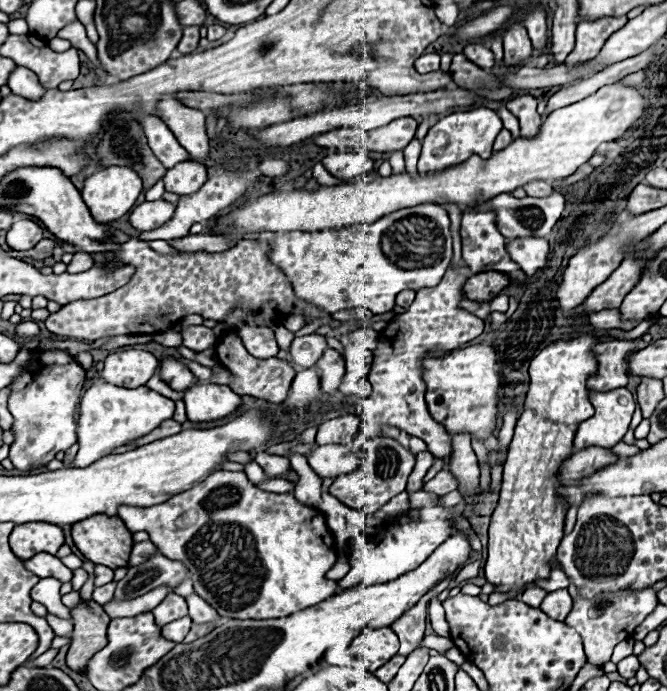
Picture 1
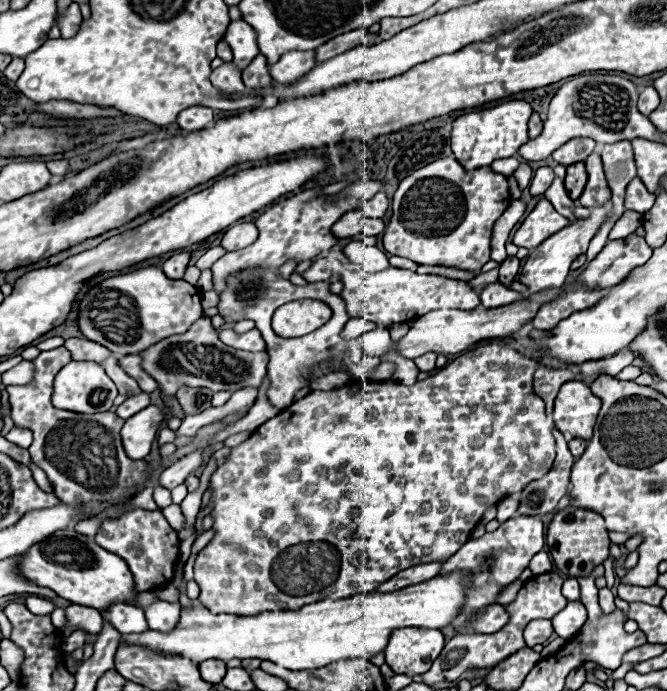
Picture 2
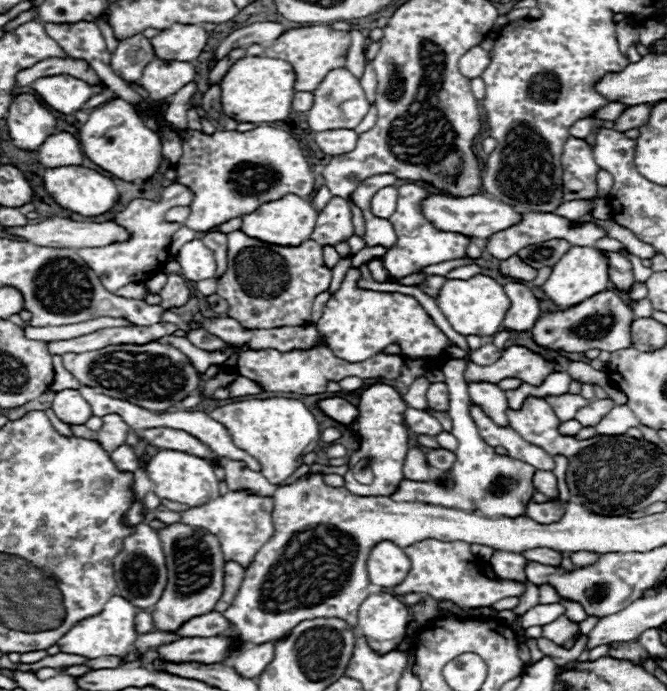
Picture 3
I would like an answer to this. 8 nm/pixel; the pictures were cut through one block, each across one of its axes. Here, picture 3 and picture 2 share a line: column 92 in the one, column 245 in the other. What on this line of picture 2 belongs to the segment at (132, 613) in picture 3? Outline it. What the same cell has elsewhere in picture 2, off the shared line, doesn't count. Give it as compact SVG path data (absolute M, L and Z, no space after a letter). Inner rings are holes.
M452 572L446 576L438 576L396 592L386 592L386 594L358 594L352 598L342 598L342 600L320 600L314 604L306 604L298 610L280 610L280 612L260 612L254 616L230 616L230 614L212 614L208 608L204 608L200 602L194 602L190 608L180 612L180 620L172 632L140 632L132 636L120 636L120 644L142 644L148 650L154 652L164 652L170 656L184 656L190 658L192 662L200 664L208 658L216 660L232 660L232 658L260 658L260 660L270 660L282 668L288 670L314 670L322 668L330 662L342 660L342 658L372 658L374 654L382 652L388 644L388 638L392 630L396 628L408 628L408 626L418 626L418 628L444 628L448 626L460 612L464 604L464 584L462 580L466 578L466 572Z

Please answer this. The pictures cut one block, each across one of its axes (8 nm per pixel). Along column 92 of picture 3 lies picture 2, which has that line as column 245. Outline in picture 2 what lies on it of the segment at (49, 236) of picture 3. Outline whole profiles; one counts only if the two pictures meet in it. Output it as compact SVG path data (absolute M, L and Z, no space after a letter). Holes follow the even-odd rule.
M244 222L244 224L236 224L232 228L228 228L222 236L222 248L226 248L228 252L232 250L240 250L250 246L254 240L258 238L258 230L252 222Z

